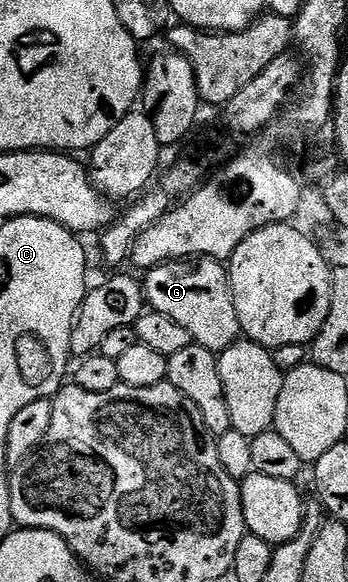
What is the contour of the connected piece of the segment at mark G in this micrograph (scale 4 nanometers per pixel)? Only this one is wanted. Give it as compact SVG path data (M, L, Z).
M198 257L161 263L148 268L146 275L149 275L143 279L146 304L152 310L163 313L163 317L171 317L171 321L183 325L192 342L220 353L242 338L229 272L222 260Z

